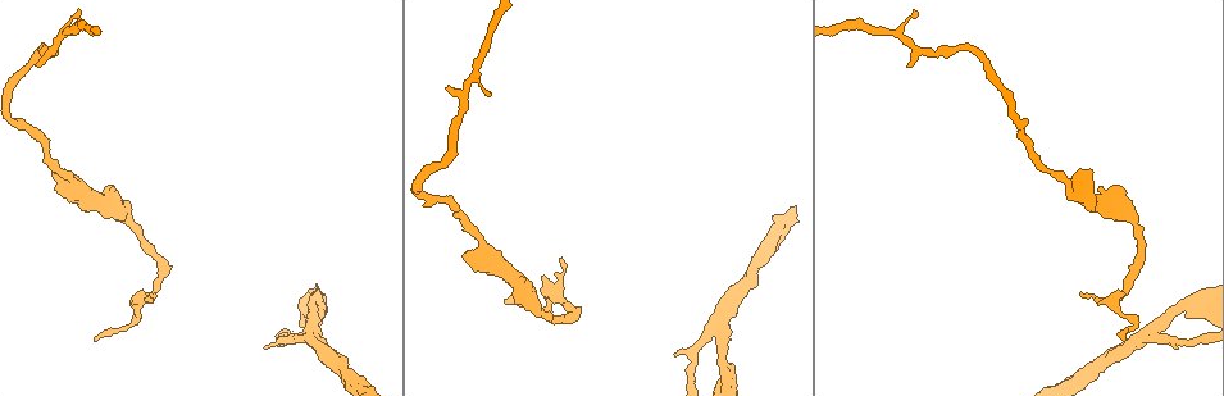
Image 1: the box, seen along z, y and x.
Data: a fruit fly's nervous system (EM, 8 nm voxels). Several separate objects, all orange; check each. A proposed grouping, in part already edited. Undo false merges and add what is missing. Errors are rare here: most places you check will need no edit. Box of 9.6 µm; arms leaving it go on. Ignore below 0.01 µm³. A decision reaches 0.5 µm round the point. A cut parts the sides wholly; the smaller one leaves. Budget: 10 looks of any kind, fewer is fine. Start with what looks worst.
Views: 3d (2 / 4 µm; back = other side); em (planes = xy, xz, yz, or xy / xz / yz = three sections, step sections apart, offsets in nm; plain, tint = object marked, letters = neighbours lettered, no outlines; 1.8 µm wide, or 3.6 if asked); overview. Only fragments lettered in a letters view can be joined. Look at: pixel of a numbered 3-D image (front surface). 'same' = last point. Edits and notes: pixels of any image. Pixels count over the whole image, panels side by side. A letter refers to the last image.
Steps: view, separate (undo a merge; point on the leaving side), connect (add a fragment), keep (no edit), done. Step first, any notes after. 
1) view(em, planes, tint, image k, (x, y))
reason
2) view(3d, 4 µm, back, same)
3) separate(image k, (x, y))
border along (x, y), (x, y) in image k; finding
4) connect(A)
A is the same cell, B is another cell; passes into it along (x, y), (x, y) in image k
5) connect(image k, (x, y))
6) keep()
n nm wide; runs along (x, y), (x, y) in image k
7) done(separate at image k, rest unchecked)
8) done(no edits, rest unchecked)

view(3d, 2 µm, image 1, (1175, 348))
thin end

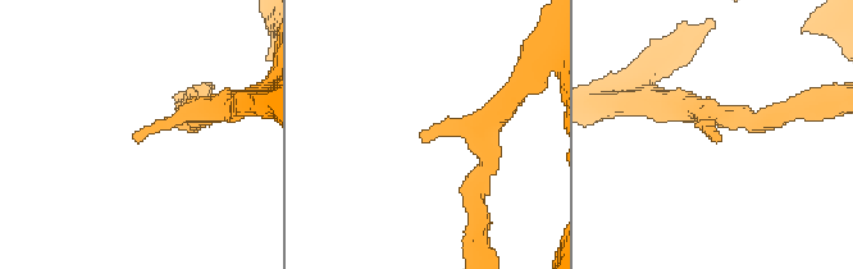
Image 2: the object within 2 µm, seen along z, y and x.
view(em, xy, step 16, letters, image 2, (716, 143))

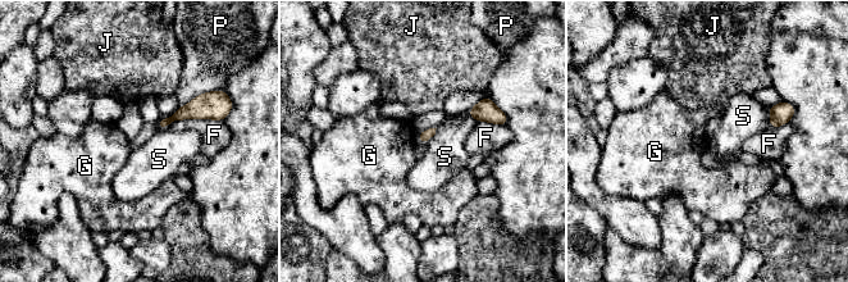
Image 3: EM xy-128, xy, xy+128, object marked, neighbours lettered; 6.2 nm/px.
view(em, planes, letters, same)

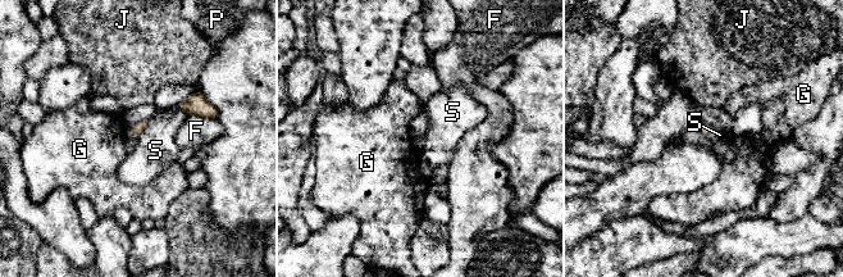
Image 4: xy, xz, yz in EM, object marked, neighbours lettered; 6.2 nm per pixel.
keep()
F, G, J, P and S are other cells; border along (147, 122), (146, 127), (136, 137) in image 4; no lettered fragment goes on from it

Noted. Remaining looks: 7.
view(em, xy, step 4, letters, image 1, (1123, 338))
tapers out

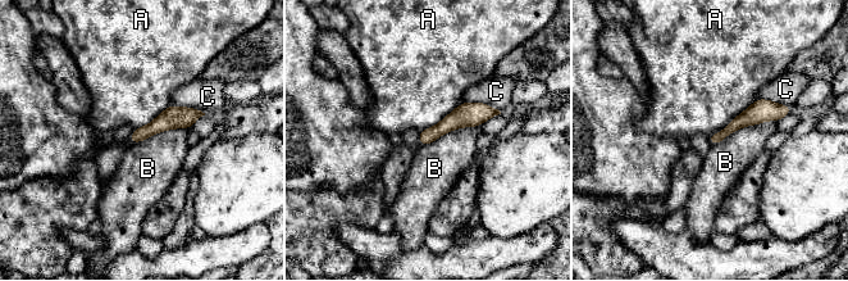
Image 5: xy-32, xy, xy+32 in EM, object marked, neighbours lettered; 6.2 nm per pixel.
keep()
A, B and C are other cells; border along (775, 119), (742, 126), (711, 145) in image 5; no lettered fragment goes on from it

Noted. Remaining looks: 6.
view(3d, 4 µm, back, image 1, (911, 65))
an open end

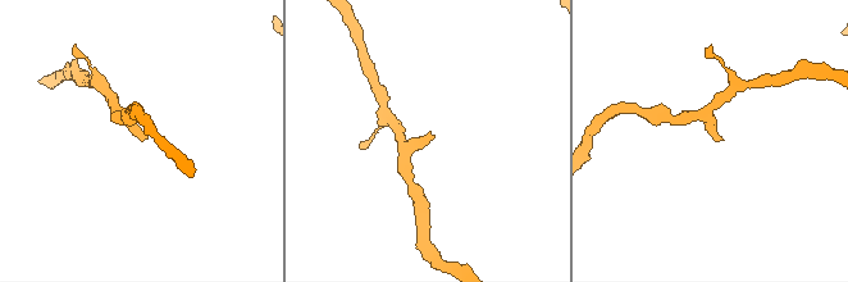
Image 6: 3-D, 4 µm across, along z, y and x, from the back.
view(em, planes, plain, image 6, (713, 136))

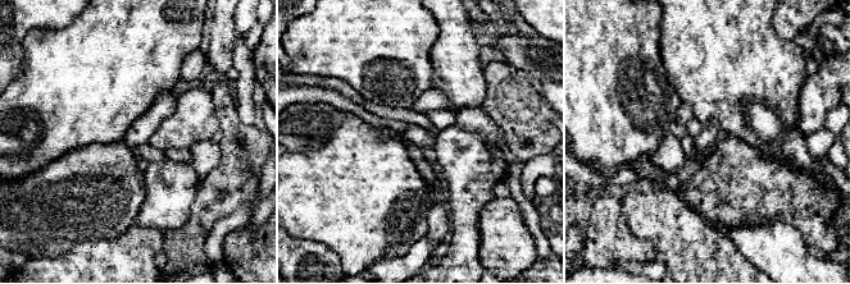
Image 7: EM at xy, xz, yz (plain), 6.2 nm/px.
view(em, planes, letters, same)

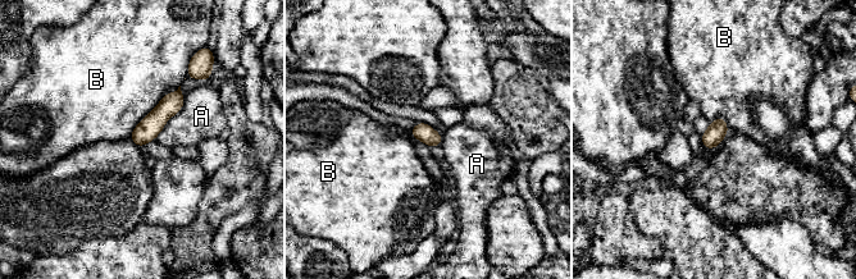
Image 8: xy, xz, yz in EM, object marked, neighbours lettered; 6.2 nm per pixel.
keep()
B touches over 460 nm; A and B are other cells; runs along (178, 94), (140, 136), (140, 142) in image 8; none of them fits

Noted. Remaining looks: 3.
view(3d, 4 µm, image 1, (1202, 310))
calibre changes

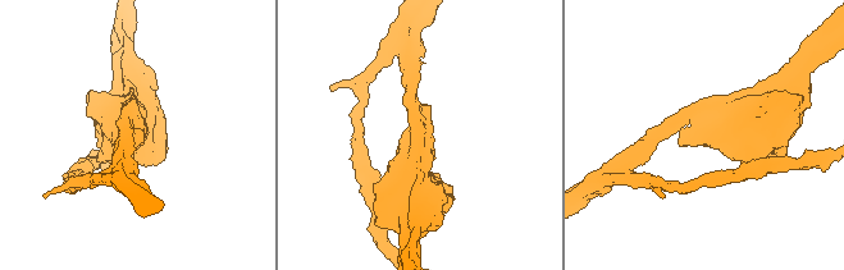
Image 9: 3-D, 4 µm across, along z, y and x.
view(em, yz, step 16, letters, image 9, (136, 127))
need the tissue

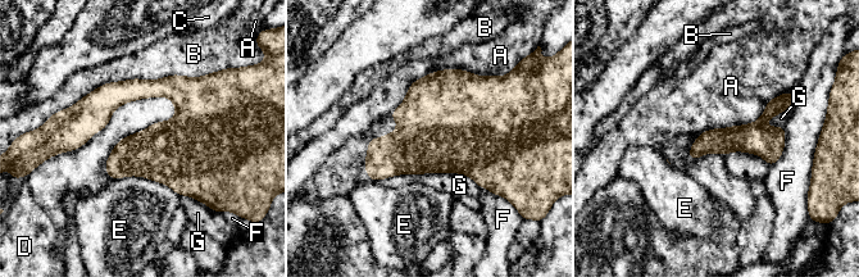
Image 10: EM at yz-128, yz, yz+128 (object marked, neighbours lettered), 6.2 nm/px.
keep()
A, B, C, D, E, F and G are other cells; runs along (785, 105), (745, 137), (692, 155) in image 10; all the same cell

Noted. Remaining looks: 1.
done(no edits, rest unchecked)

